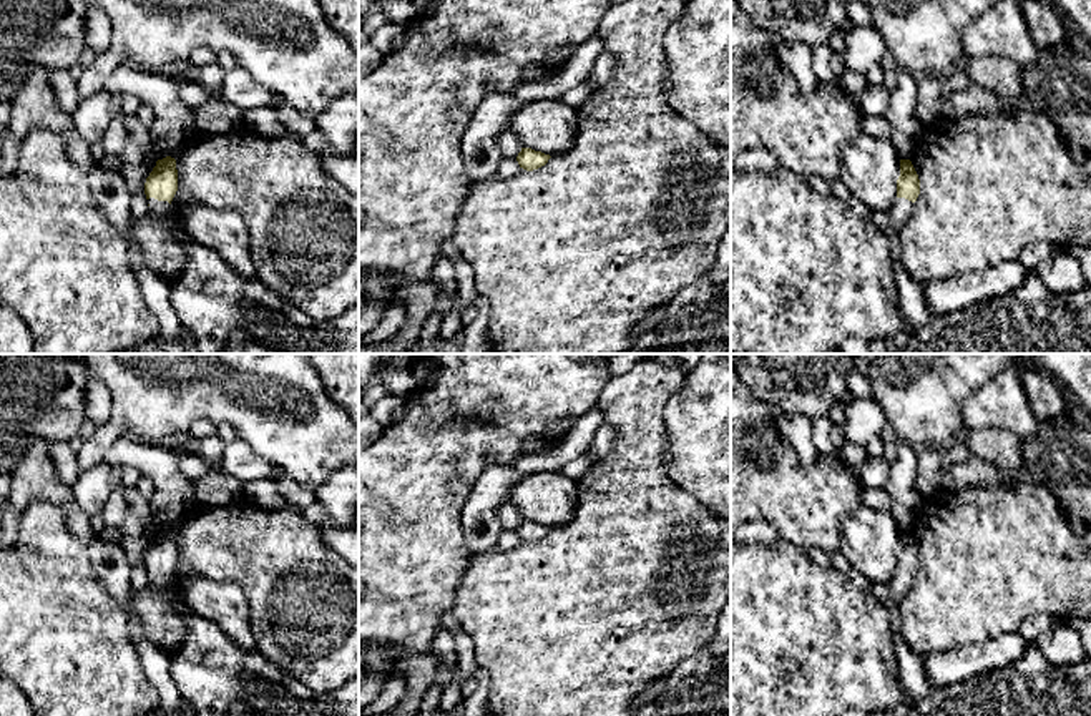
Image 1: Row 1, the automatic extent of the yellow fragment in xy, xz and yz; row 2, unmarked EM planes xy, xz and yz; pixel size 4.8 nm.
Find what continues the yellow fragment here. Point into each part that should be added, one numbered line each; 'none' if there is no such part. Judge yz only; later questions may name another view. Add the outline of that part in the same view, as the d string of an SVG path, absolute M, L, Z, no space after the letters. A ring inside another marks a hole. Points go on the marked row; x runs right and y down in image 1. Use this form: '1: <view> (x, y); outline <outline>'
1: yz (900, 210); outline M897 198L892 211L890 211L890 226L887 234L900 234L902 228L905 226L908 214L913 208L913 203L905 198Z

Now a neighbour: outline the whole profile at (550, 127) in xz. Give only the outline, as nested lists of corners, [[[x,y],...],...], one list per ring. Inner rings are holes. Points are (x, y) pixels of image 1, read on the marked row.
[[[533,100],[520,106],[510,118],[523,148],[555,156],[566,153],[578,131],[578,111],[561,100]]]

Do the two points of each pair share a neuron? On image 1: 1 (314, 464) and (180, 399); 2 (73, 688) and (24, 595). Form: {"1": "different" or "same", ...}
{"1": "same", "2": "same"}

